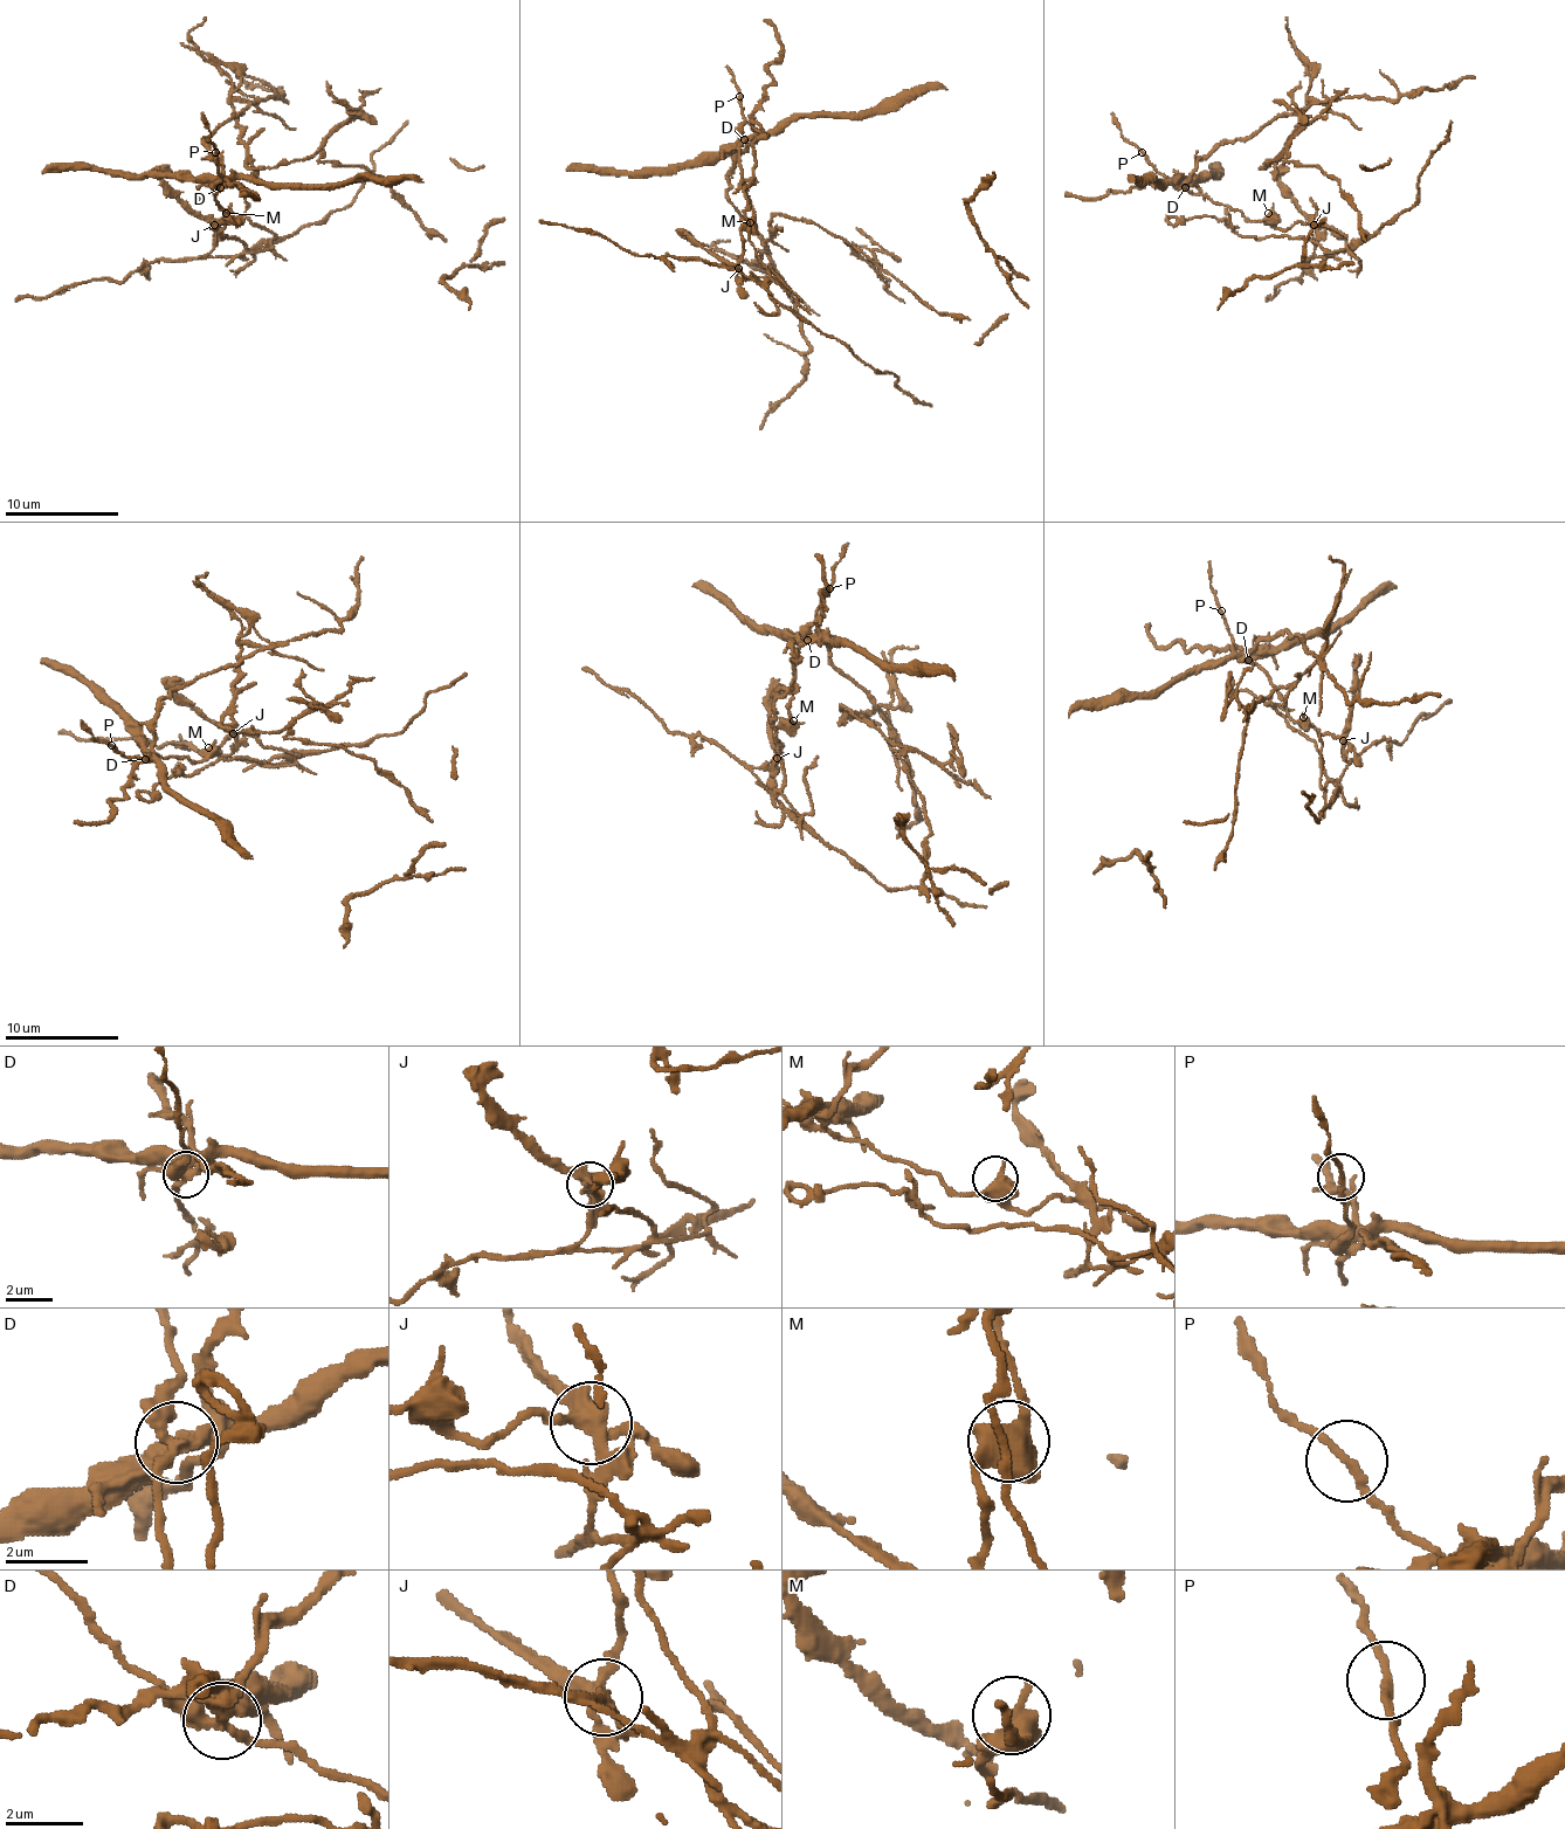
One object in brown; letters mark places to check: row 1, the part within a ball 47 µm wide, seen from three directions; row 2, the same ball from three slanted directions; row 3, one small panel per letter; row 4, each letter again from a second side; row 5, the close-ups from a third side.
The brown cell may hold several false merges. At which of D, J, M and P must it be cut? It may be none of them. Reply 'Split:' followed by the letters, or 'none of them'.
Split: D, J

